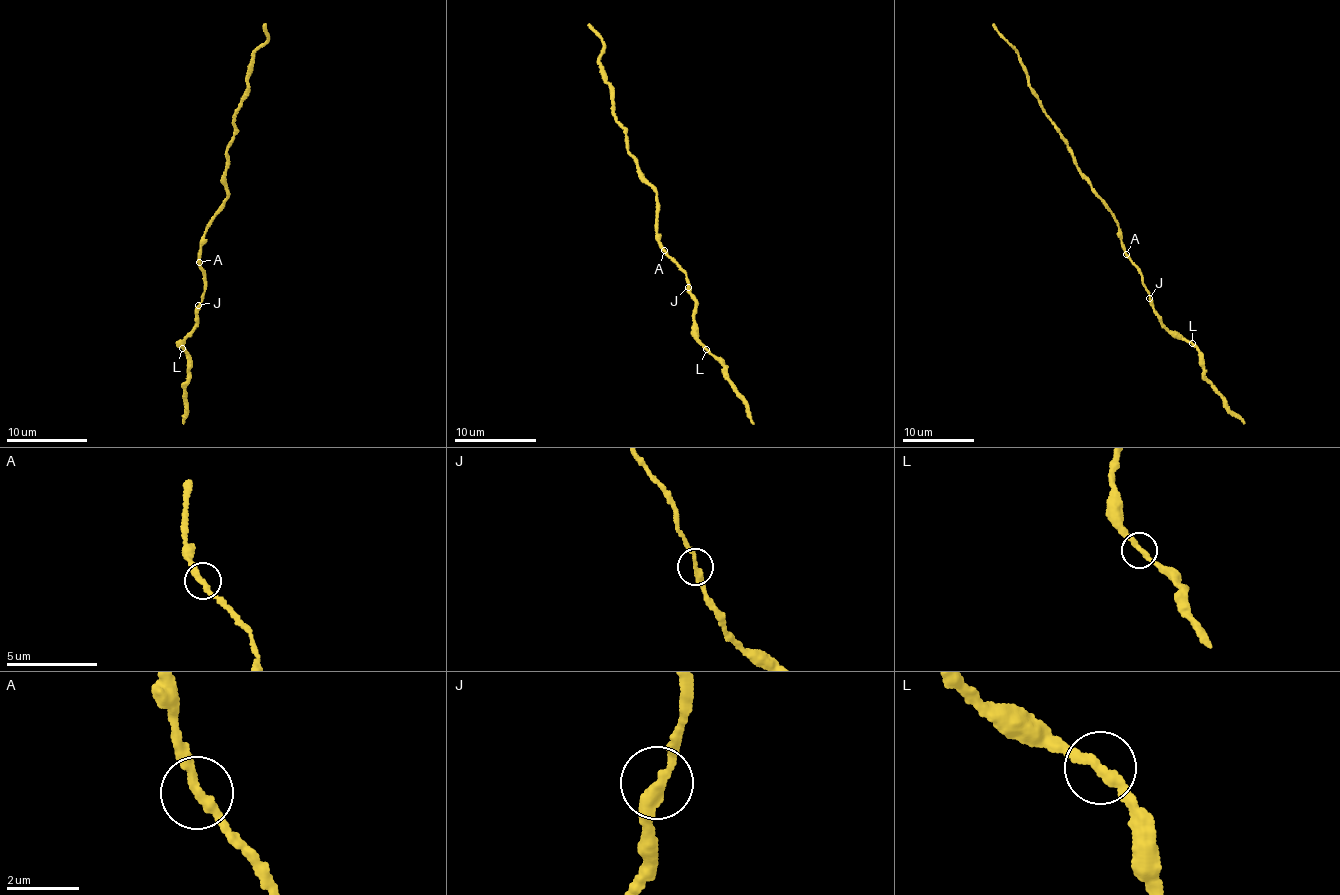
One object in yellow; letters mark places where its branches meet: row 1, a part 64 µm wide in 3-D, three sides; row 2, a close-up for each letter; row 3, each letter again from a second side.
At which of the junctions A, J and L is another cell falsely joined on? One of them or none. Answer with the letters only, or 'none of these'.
none of these

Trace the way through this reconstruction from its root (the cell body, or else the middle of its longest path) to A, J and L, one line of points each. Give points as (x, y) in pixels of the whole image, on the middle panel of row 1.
A: (655, 230), (664, 250)
J: (655, 230), (664, 252), (686, 275), (688, 287)
L: (655, 230), (664, 252), (680, 265), (689, 280), (687, 286), (697, 308), (693, 315), (698, 341), (706, 349)

